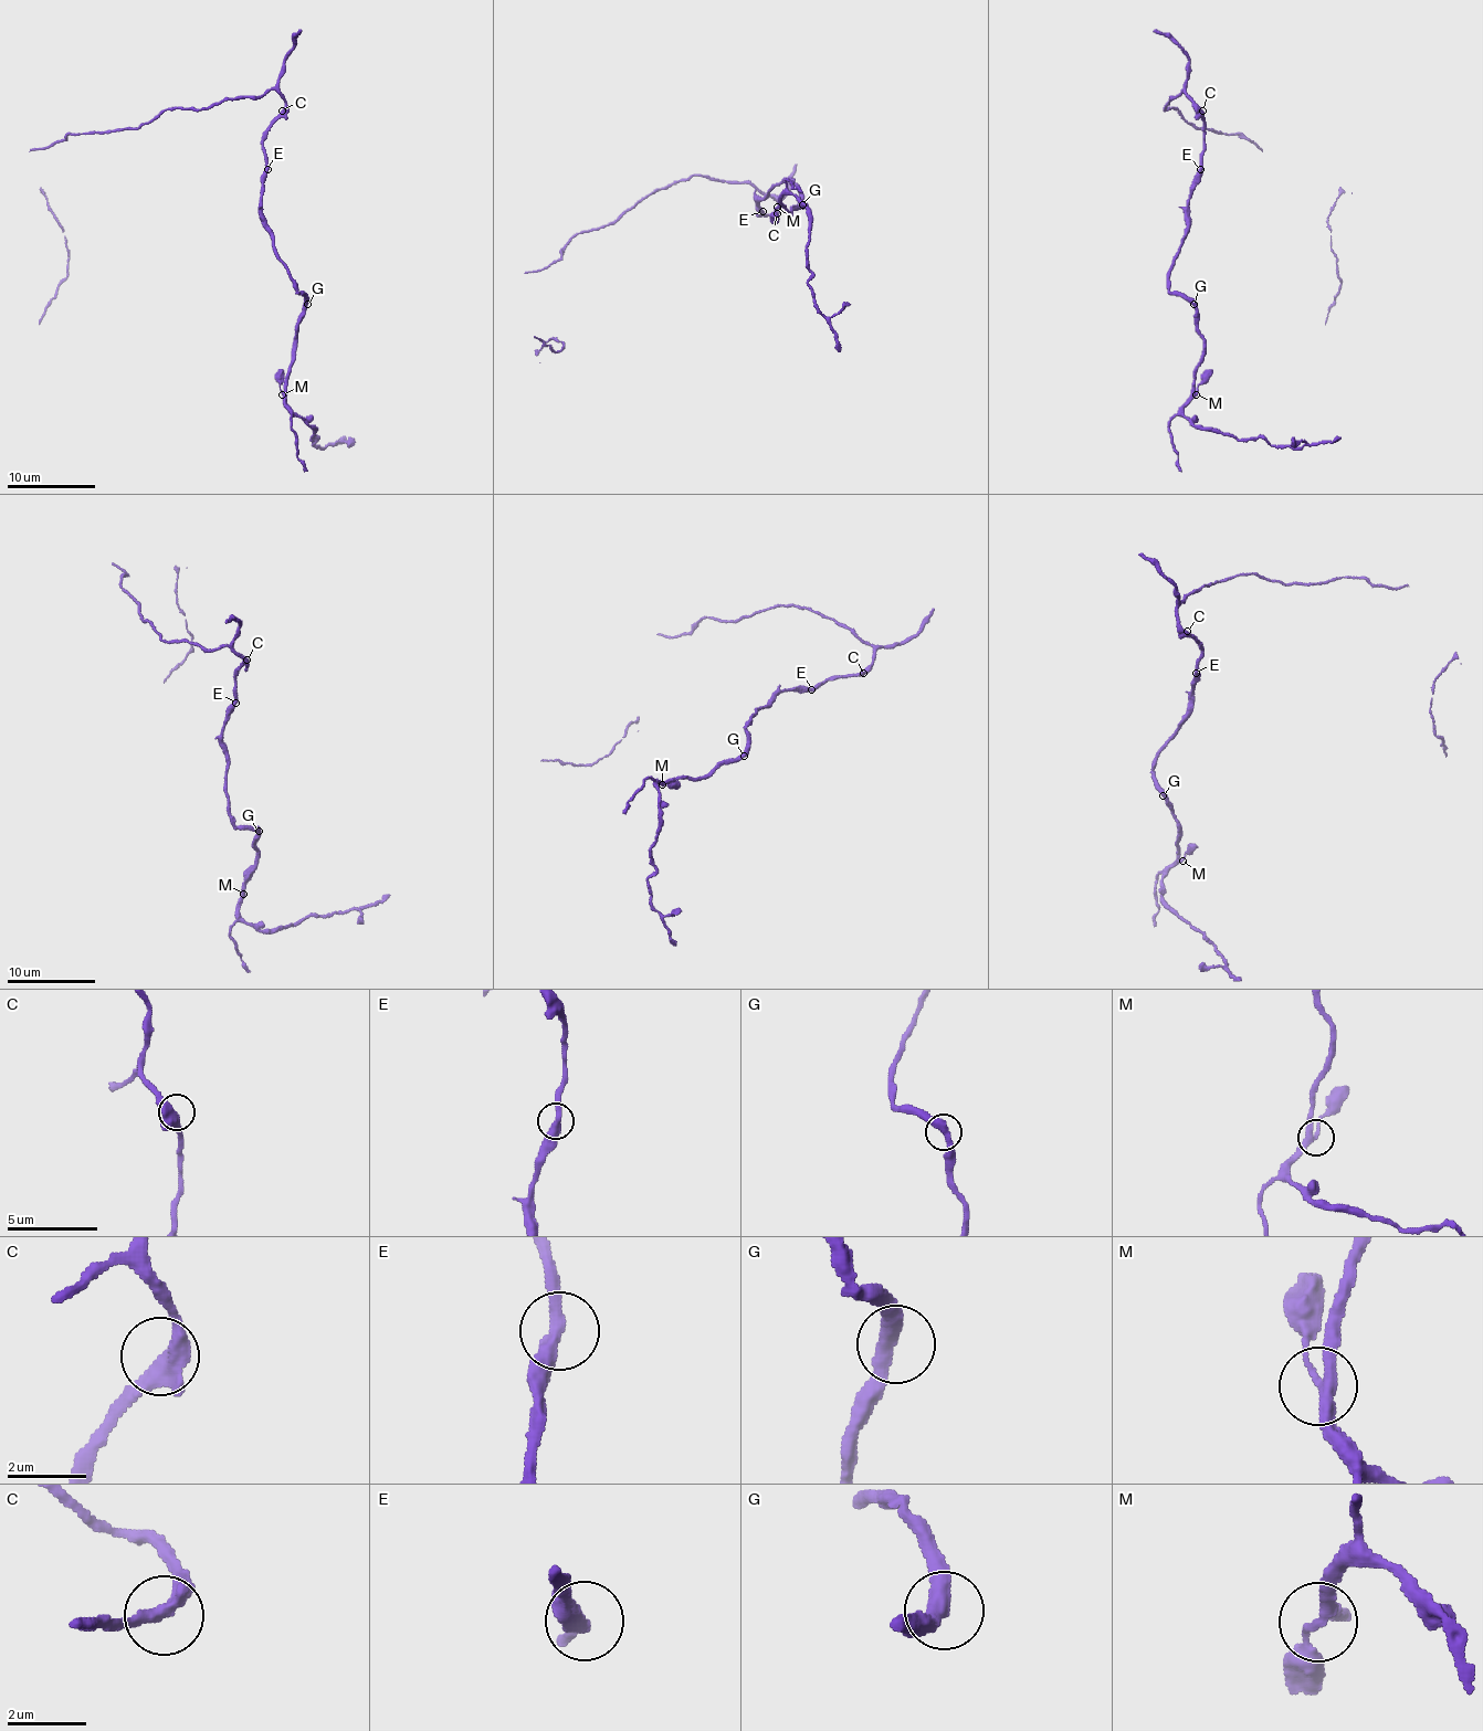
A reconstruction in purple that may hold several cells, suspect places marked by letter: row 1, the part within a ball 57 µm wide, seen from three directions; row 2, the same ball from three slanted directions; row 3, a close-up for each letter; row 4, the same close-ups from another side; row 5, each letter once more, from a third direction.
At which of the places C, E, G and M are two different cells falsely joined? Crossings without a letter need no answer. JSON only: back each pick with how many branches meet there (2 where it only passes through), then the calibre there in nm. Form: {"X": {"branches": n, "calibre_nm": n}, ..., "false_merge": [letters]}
{"false_merge": []}

